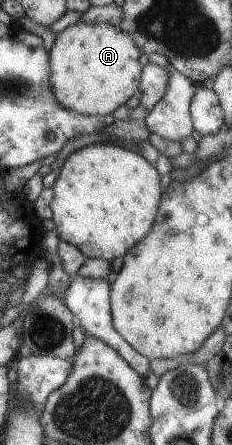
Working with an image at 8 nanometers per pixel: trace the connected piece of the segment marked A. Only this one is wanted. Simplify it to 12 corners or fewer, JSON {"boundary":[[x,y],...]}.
{"boundary":[[117,26],[56,34],[49,87],[106,116],[138,91],[140,54]]}

